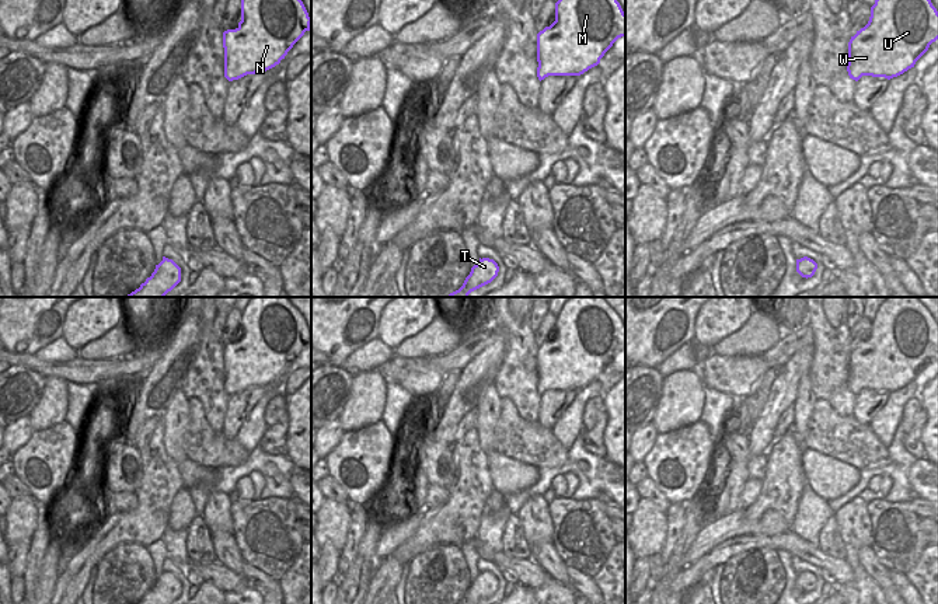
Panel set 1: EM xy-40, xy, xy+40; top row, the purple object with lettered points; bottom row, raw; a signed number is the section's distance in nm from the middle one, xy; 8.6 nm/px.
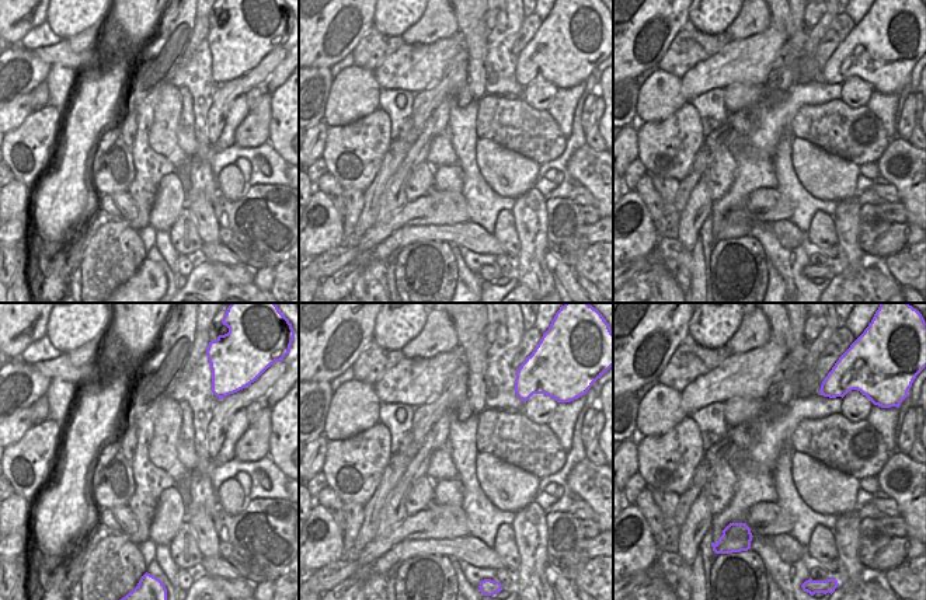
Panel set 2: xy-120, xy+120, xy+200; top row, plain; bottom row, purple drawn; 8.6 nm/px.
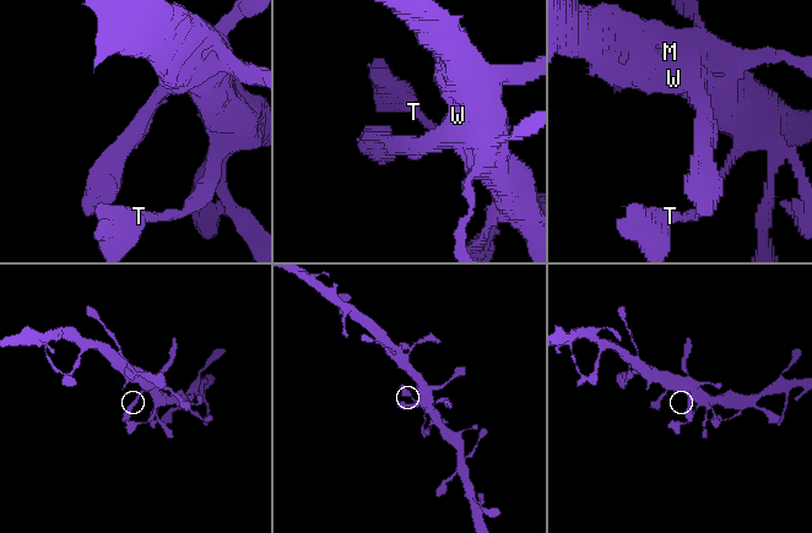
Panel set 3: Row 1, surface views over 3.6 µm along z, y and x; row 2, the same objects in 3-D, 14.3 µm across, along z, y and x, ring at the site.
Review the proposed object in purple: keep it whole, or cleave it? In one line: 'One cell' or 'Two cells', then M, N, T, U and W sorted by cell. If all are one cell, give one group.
One cell. Groups: M N T U W.

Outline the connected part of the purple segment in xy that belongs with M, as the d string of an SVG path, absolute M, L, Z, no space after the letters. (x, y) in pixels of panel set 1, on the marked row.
M558 0L555 21L537 34L538 80L583 74L597 66L621 36L625 36L625 13L617 0Z

